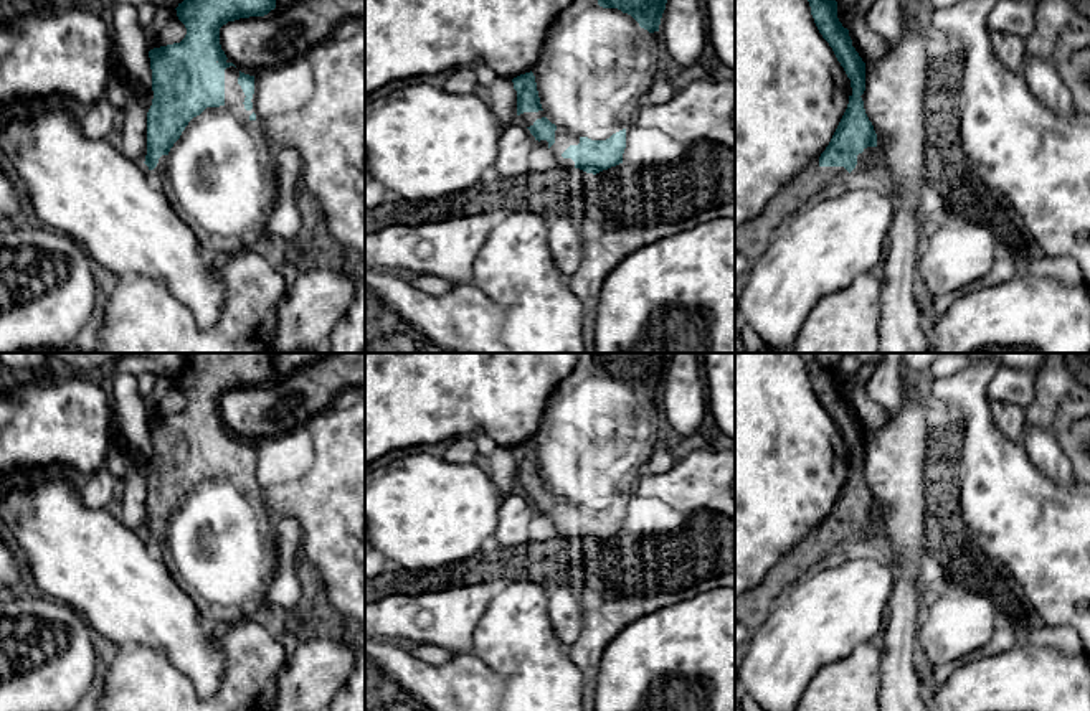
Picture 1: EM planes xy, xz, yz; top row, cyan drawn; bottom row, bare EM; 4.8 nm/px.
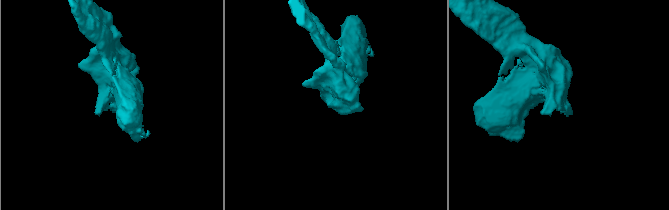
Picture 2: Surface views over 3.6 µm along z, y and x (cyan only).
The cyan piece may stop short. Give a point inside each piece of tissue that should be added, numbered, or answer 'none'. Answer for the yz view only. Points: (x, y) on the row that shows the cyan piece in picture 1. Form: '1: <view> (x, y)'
1: yz (867, 165)

